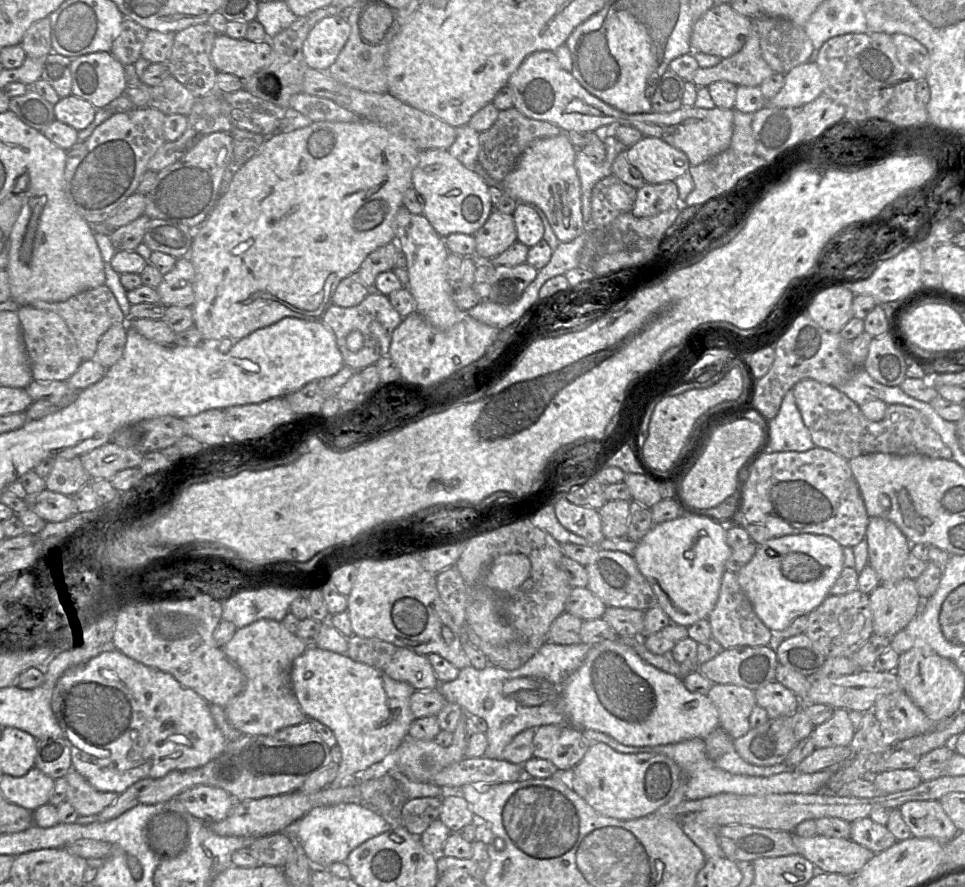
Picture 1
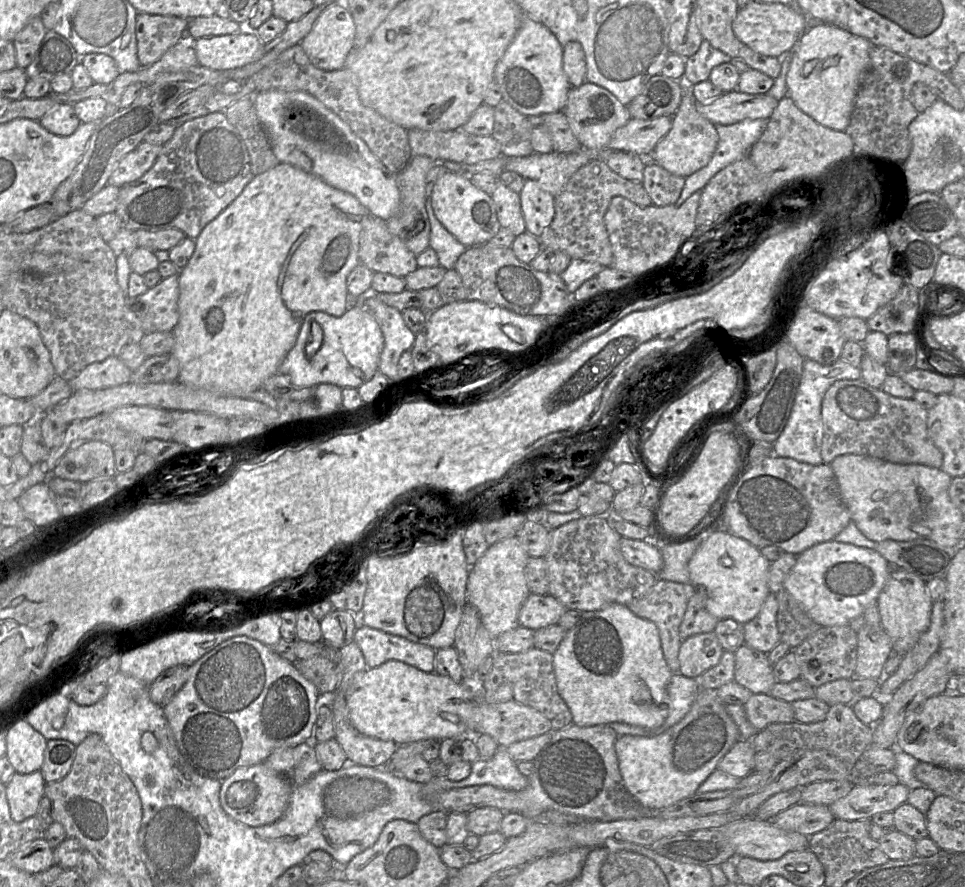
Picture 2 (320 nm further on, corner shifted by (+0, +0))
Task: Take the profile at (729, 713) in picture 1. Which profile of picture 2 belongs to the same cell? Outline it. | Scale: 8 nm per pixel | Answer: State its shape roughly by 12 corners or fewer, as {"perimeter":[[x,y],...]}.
{"perimeter":[[752,694],[743,707],[757,731],[795,721],[791,704]]}

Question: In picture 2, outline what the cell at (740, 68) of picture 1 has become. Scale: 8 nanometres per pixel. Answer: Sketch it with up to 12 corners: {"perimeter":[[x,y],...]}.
{"perimeter":[[685,85],[671,129],[650,158],[688,177],[711,160],[719,140]]}

